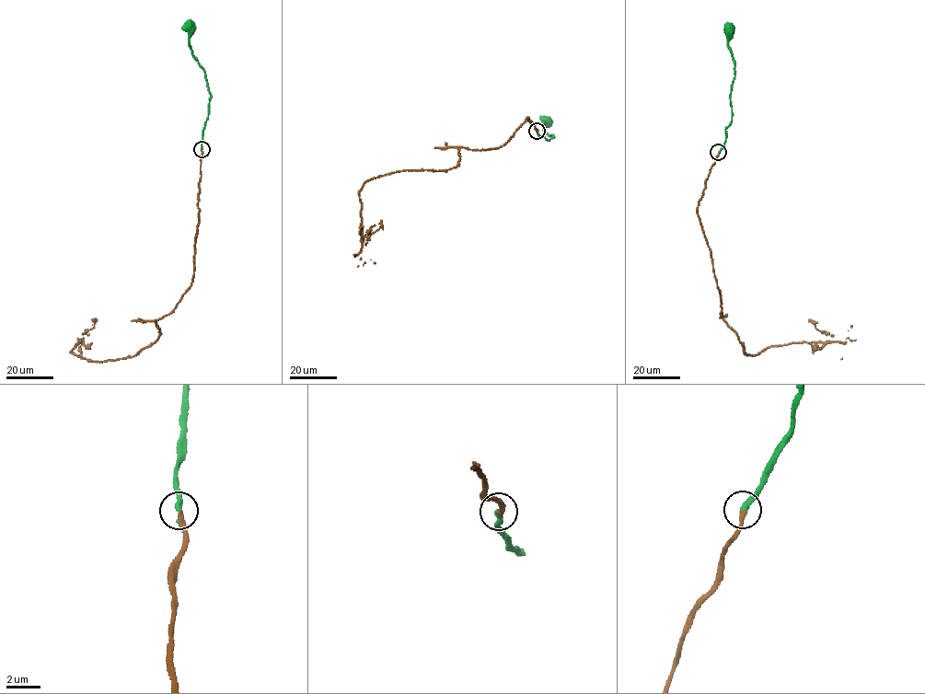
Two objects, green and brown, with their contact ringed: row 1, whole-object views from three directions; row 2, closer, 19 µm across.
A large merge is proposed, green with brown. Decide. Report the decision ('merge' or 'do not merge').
merge

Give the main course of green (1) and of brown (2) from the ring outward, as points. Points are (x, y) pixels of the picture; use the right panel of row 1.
1: (718, 152), (724, 142), (725, 128), (731, 120), (731, 85), (735, 63), (728, 45), (729, 29)
2: (718, 152), (698, 214), (721, 318), (744, 353), (792, 342), (851, 341), (851, 326)

